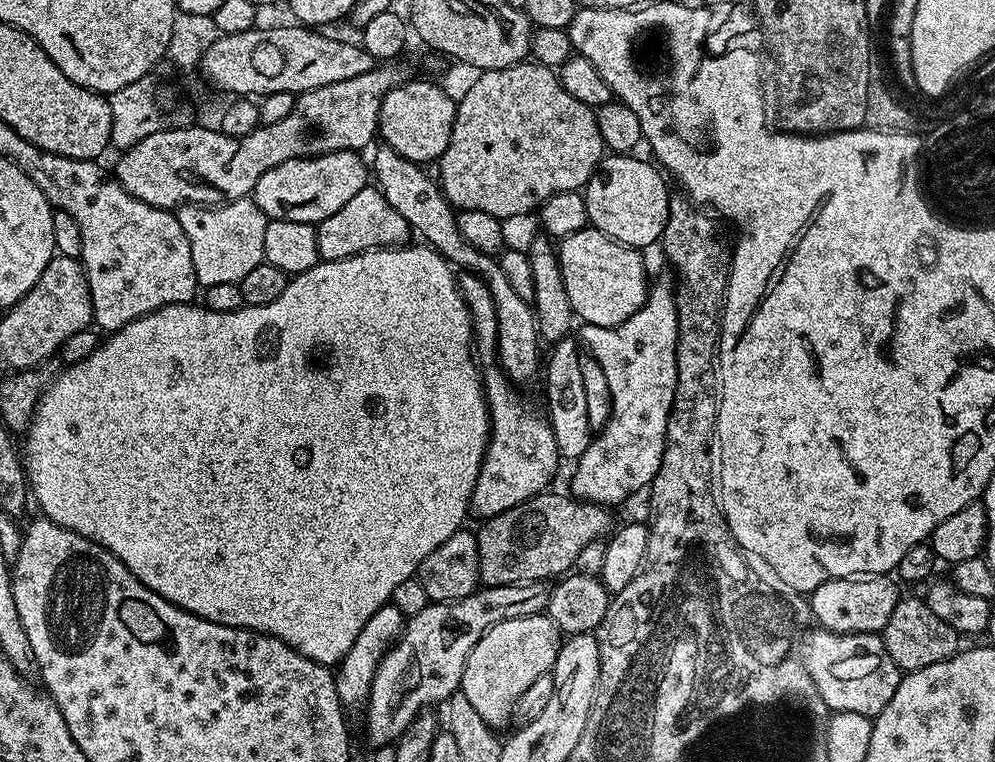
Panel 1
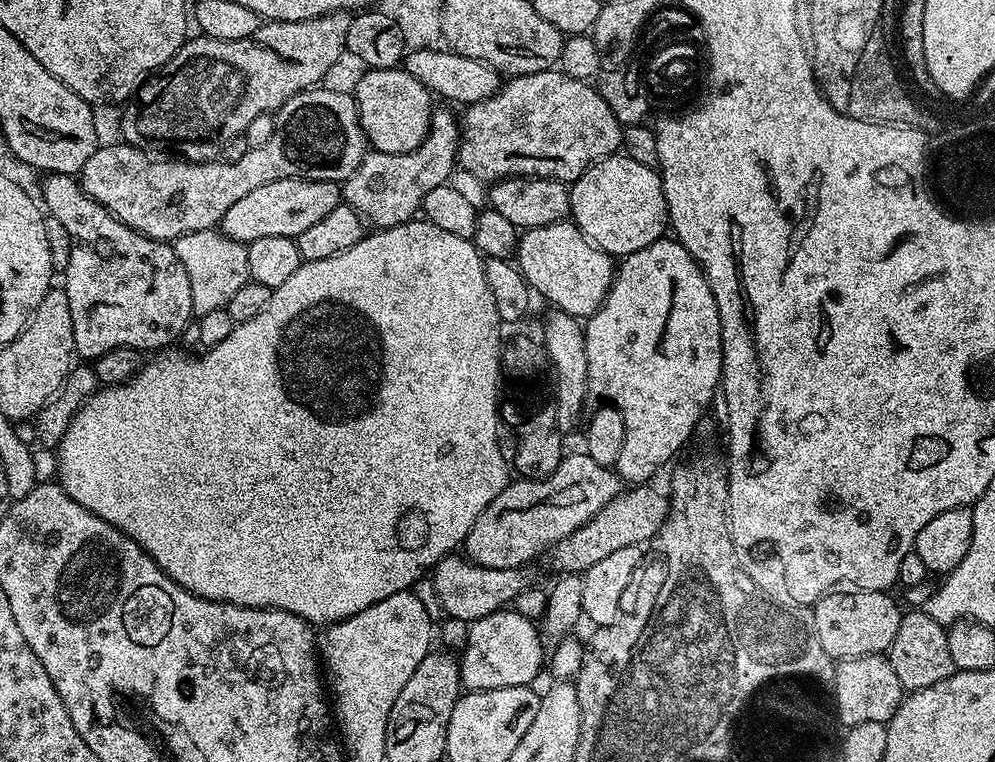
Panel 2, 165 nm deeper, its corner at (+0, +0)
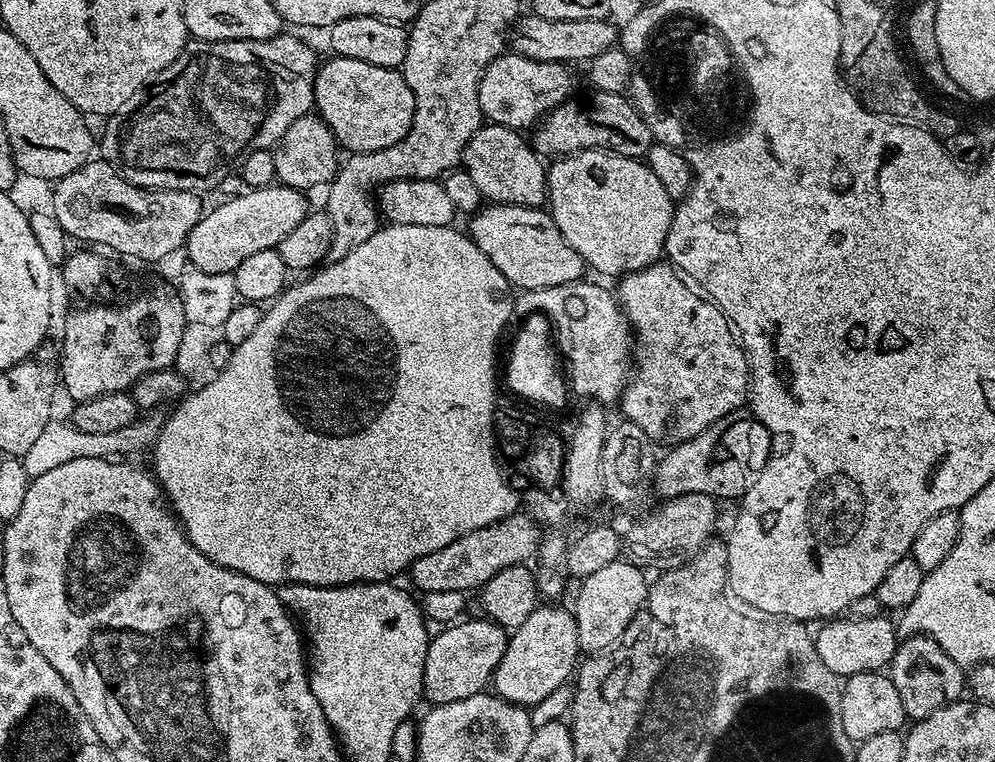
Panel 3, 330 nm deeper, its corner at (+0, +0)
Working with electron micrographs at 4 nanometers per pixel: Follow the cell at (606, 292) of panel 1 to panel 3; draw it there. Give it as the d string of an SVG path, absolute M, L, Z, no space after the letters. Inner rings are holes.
M489 203L469 220L472 221L466 227L467 235L472 237L482 254L502 270L513 289L538 290L546 286L562 286L585 275L584 259L574 246L570 246L570 242L566 242L566 238L562 238L562 230L558 230L552 213L543 207Z

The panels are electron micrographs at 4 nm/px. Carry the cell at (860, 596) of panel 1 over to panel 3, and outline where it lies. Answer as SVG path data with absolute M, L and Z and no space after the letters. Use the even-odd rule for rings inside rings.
M848 614L843 618L829 618L817 628L820 629L815 629L814 639L818 658L822 658L824 665L841 678L887 669L896 653L898 628L893 621L891 624L884 614L878 618L858 618Z

